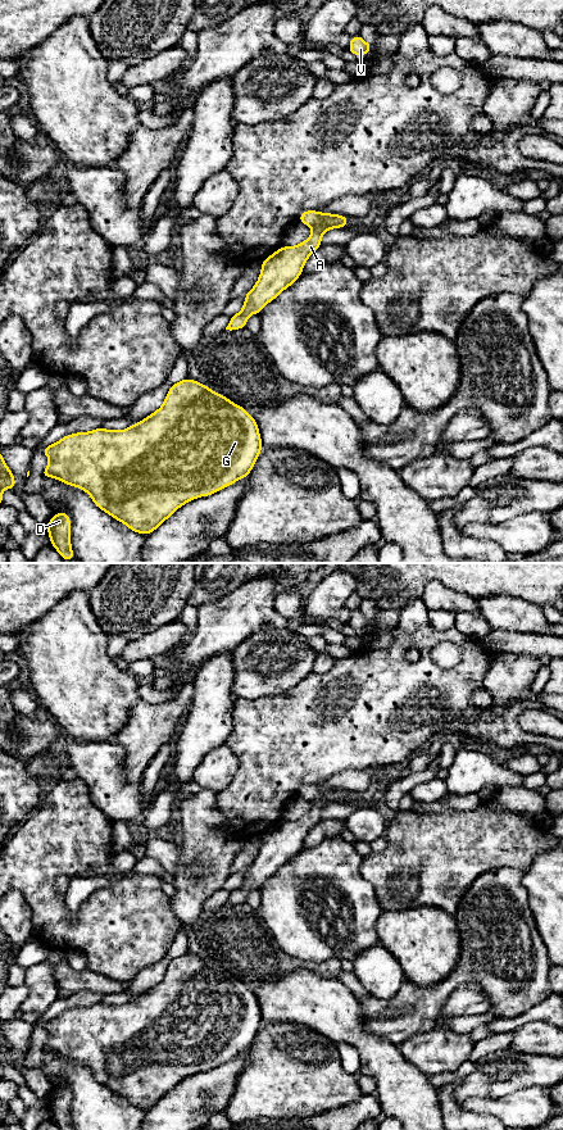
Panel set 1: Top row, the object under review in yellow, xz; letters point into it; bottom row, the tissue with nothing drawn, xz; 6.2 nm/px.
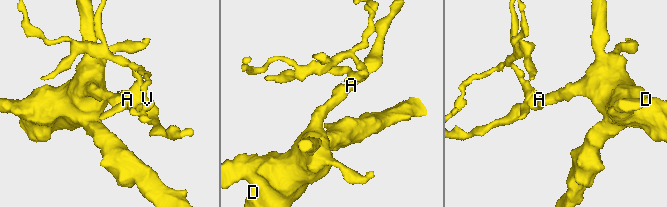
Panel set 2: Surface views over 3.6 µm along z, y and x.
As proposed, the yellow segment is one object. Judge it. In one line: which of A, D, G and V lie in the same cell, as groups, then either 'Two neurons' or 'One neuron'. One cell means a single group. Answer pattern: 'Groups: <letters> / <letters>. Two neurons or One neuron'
Groups: A D G / V. Two neurons

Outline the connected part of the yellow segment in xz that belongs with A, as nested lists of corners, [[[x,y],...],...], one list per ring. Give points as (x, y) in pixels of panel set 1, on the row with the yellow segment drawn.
[[[327,223],[312,227],[312,235],[296,246],[281,246],[276,253],[262,262],[262,271],[254,287],[246,292],[240,313],[230,318],[226,330],[246,327],[250,314],[260,310],[274,300],[283,290],[291,286],[303,273],[308,258],[322,246],[322,235],[335,228]]]

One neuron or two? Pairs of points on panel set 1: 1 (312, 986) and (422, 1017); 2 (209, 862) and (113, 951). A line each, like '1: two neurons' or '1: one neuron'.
1: two neurons
2: two neurons

